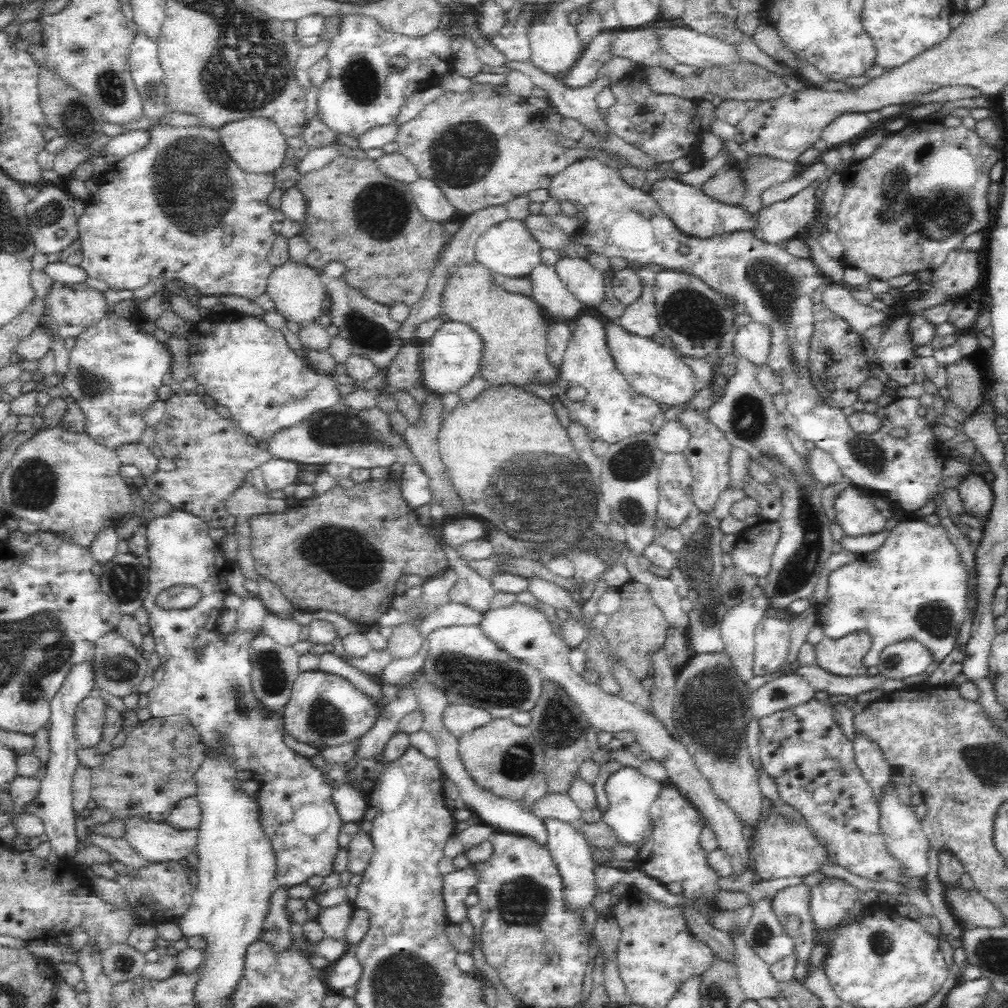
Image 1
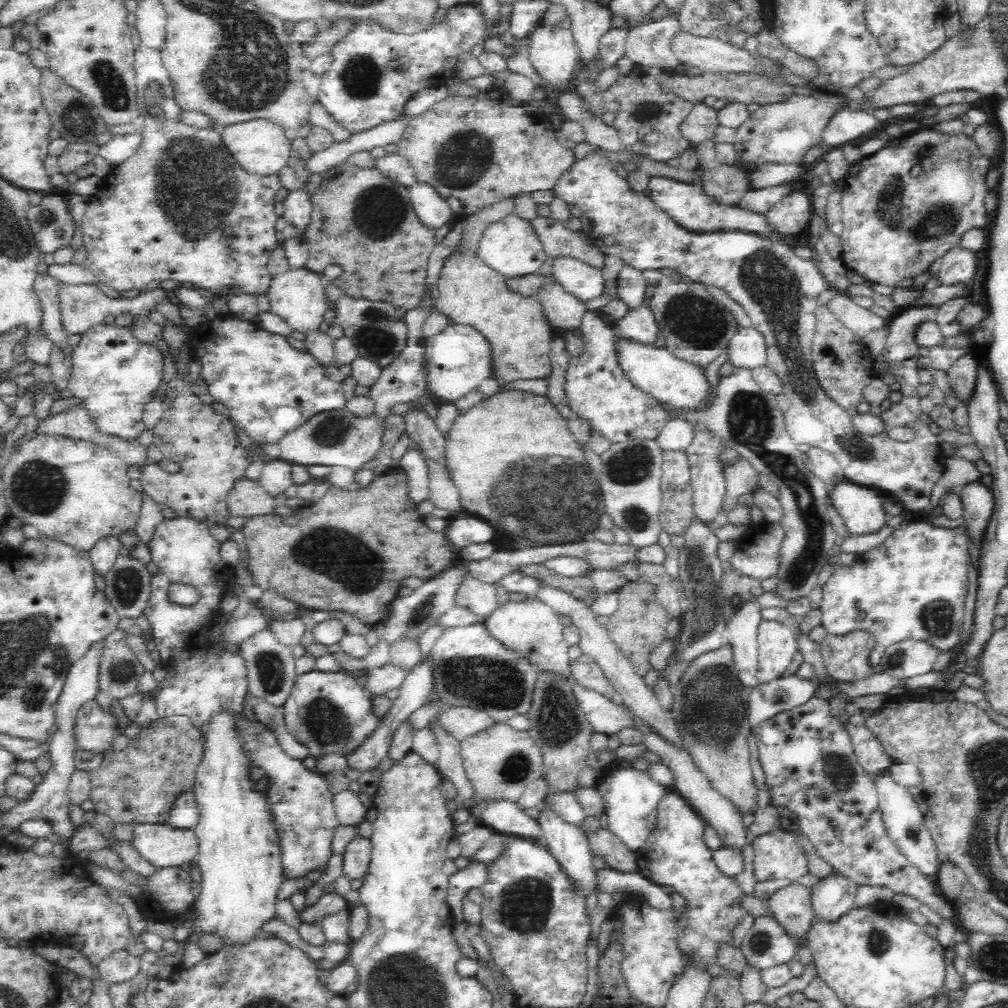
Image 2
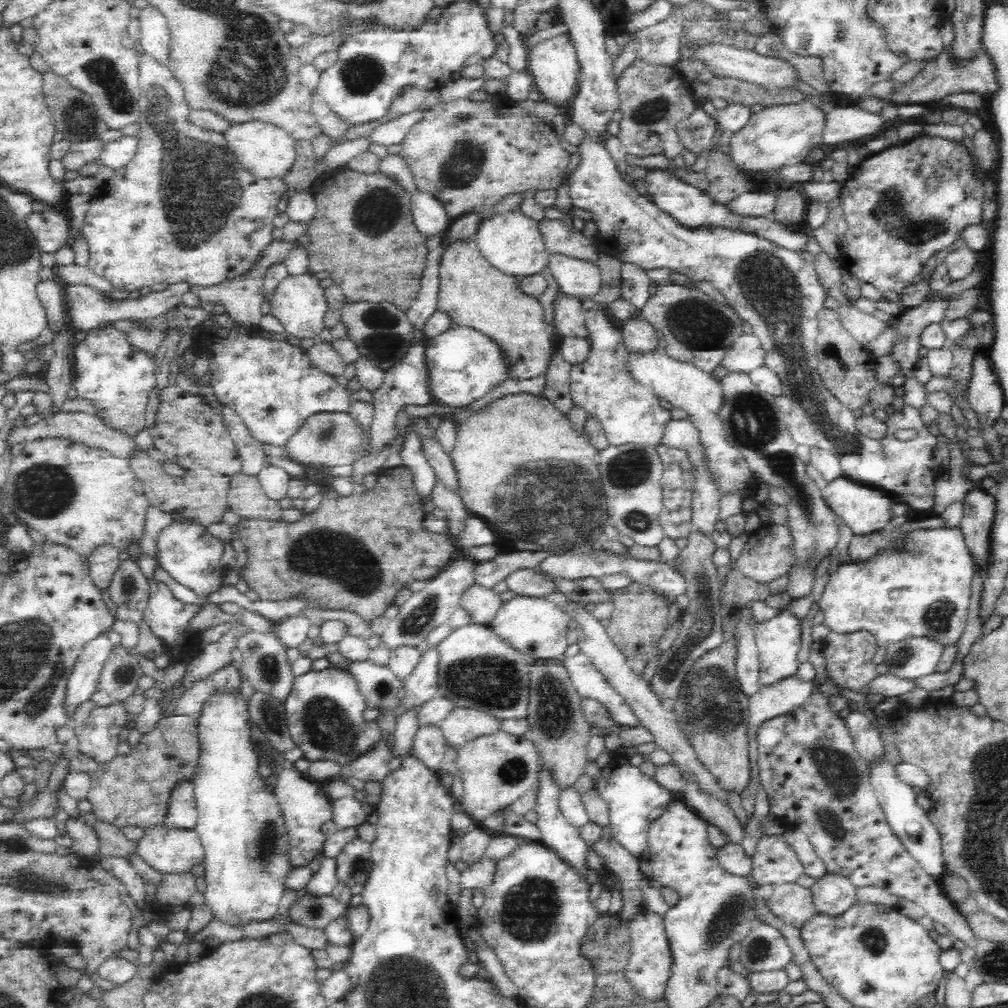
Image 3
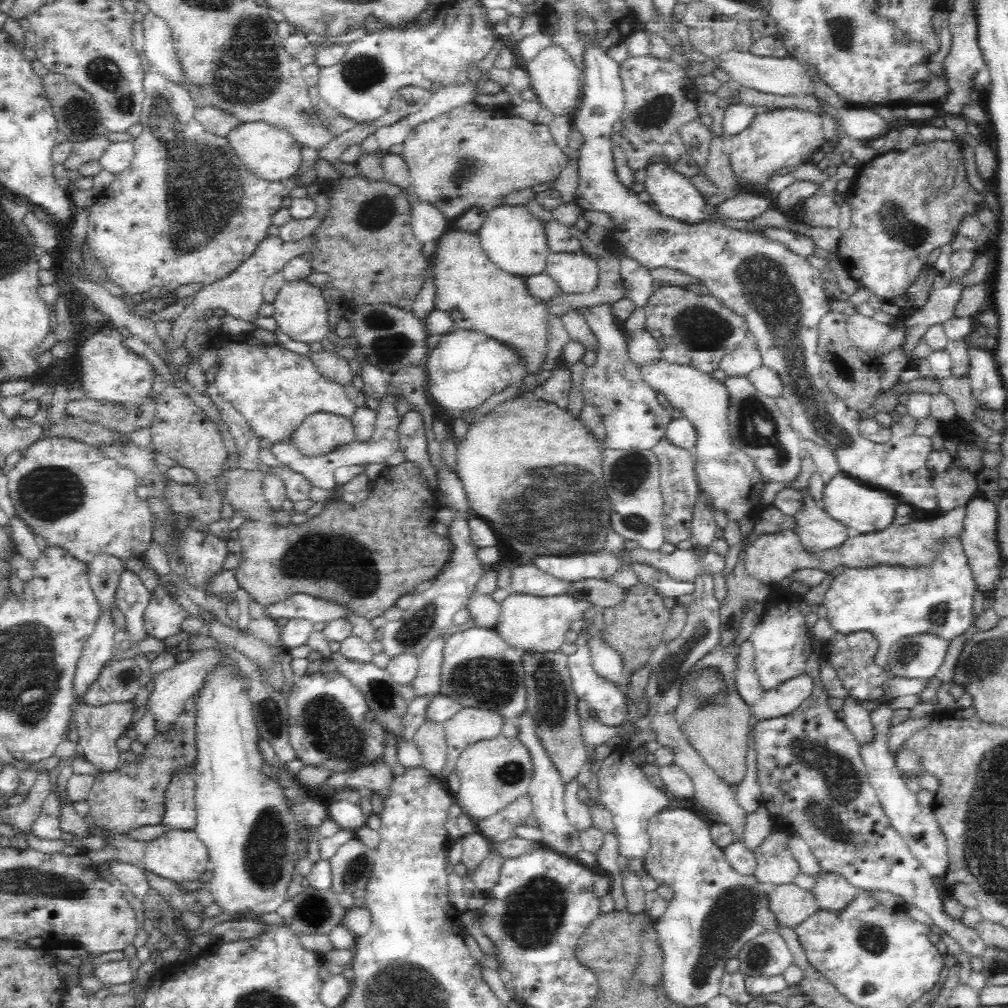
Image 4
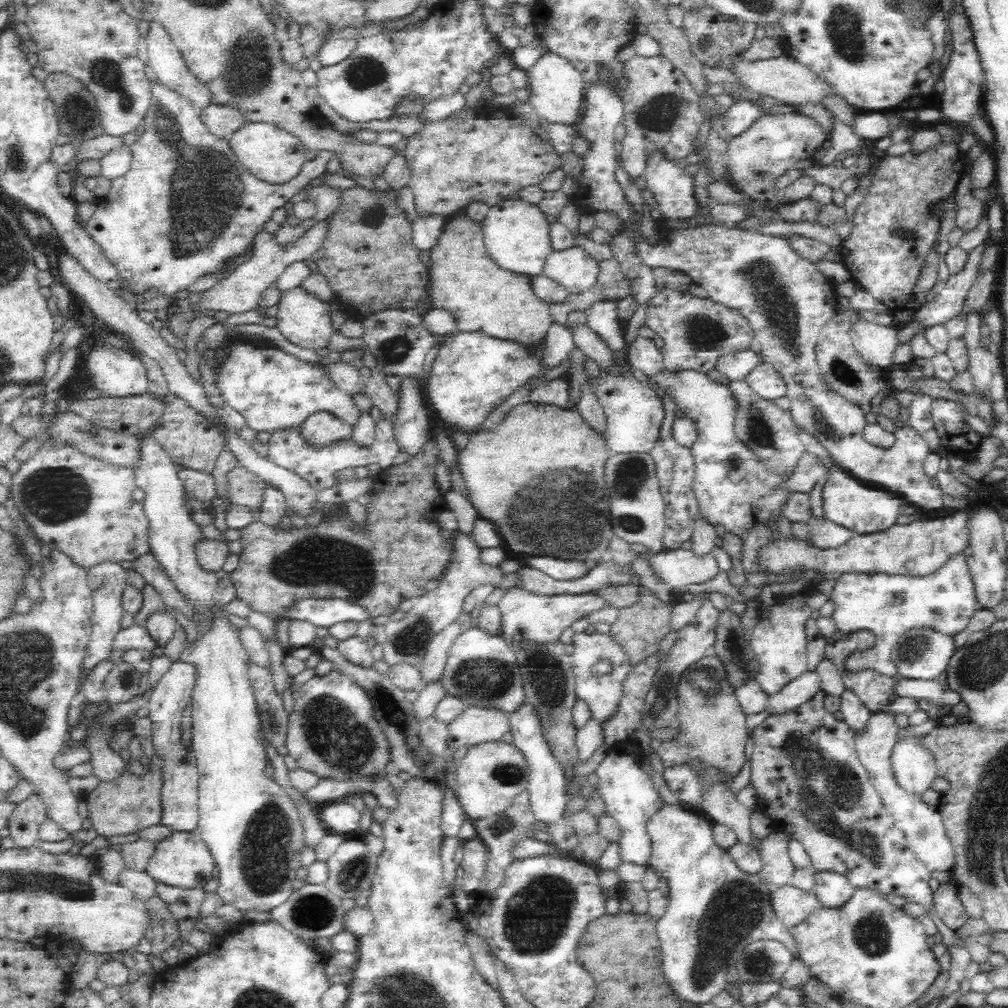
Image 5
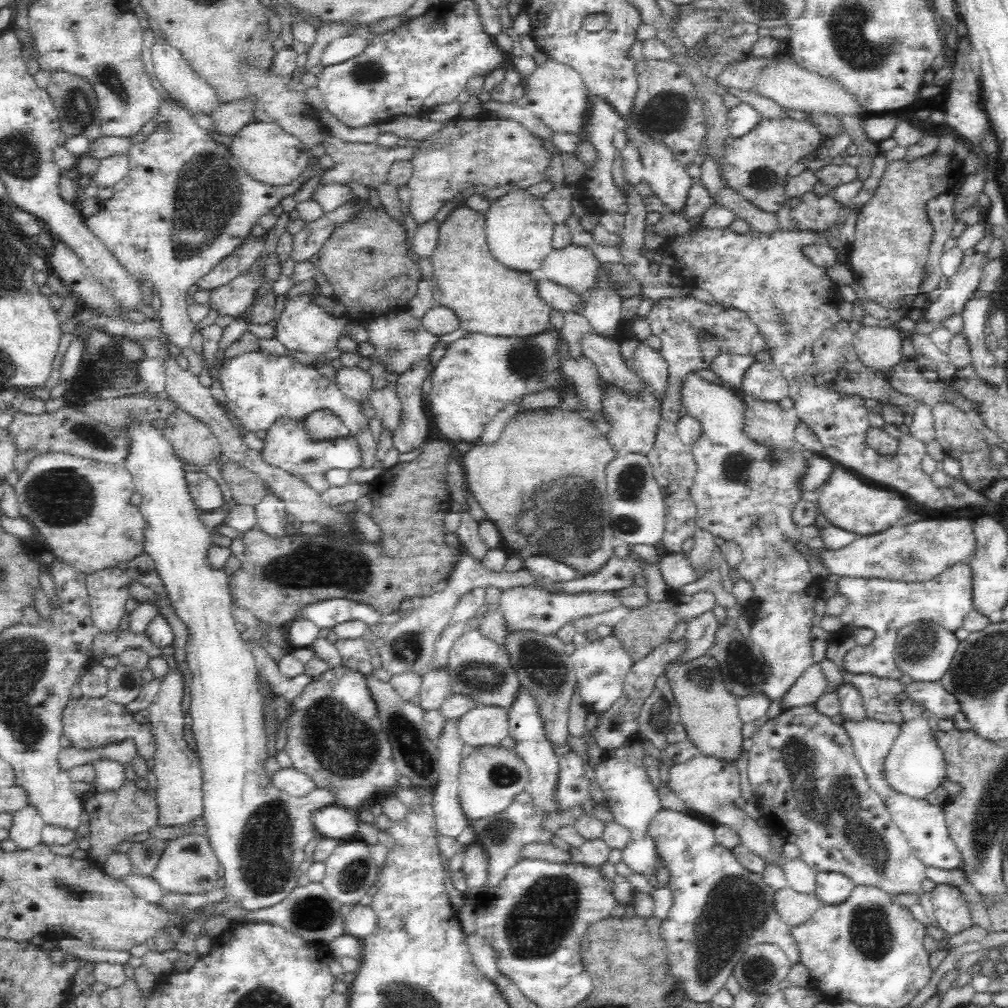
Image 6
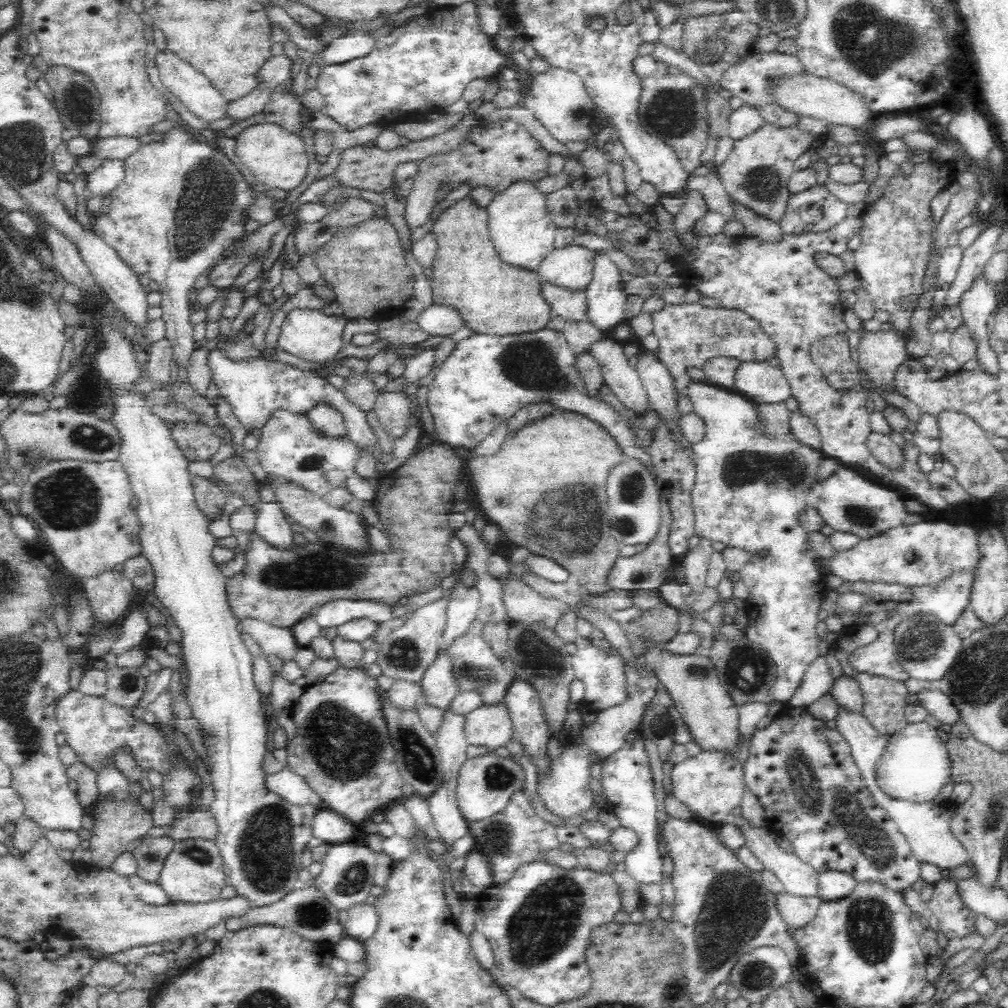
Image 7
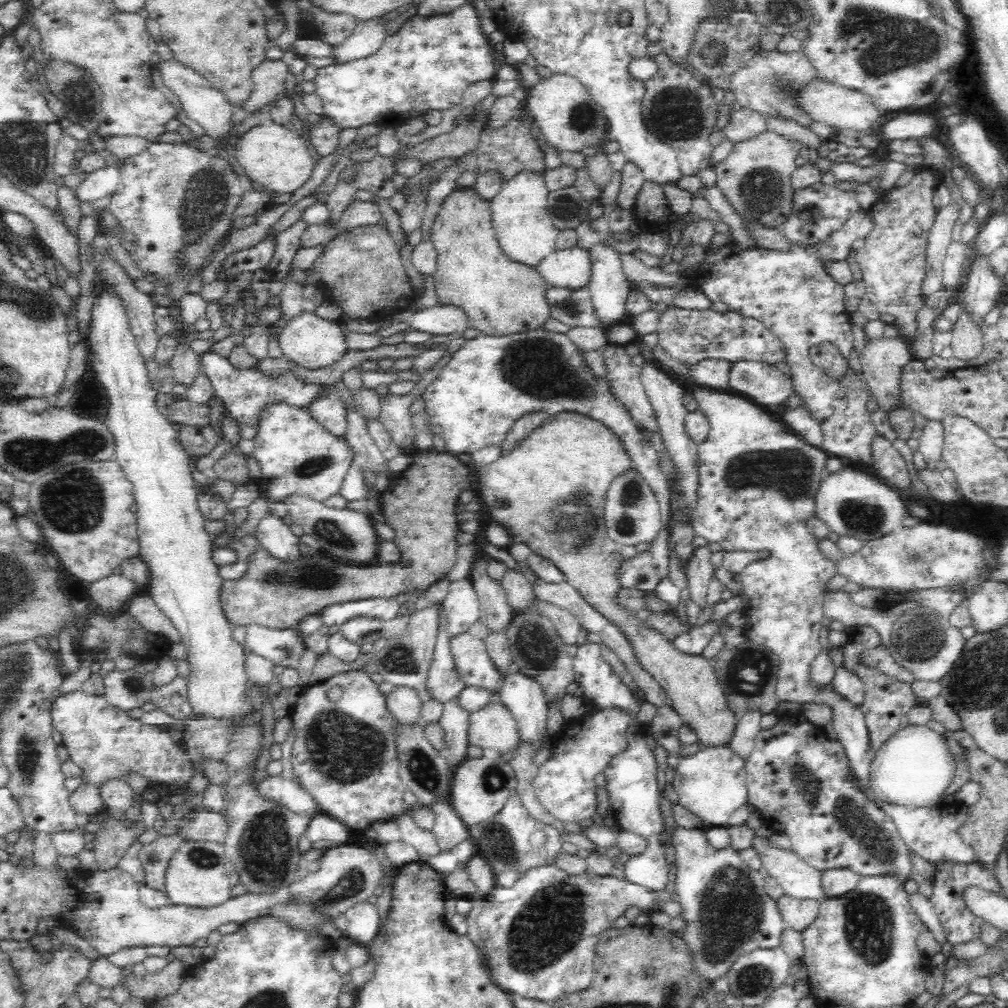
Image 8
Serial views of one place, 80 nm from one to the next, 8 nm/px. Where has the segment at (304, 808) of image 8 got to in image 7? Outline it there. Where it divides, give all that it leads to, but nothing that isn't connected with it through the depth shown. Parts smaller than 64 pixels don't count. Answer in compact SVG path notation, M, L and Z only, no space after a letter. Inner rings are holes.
M288 765L274 774L268 774L266 787L288 799L290 803L319 803L320 800L308 781Z

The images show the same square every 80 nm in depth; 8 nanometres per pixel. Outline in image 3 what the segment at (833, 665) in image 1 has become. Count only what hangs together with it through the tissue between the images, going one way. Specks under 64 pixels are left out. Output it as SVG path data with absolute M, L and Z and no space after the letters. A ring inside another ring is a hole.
M866 630L840 634L830 631L822 640L822 652L826 658L826 670L831 682L838 687L849 688L858 692L867 682L875 679L879 673L877 665L872 662L873 654L877 650L876 637Z

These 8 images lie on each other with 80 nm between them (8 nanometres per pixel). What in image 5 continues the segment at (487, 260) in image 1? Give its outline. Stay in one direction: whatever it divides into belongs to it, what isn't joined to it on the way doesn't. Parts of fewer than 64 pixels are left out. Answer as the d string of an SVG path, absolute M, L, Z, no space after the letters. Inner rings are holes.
M513 195L489 206L481 224L487 253L500 268L530 277L540 275L546 258L554 251L551 248L549 224L537 204L516 200Z

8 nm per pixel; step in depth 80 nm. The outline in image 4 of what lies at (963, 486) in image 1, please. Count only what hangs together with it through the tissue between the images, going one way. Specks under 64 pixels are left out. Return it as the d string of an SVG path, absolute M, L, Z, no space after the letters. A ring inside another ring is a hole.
M979 493L972 495L965 504L965 517L963 518L963 529L961 532L962 544L968 563L972 569L975 580L975 588L987 593L994 585L995 580L1001 576L1001 558L999 548L996 542L996 521L997 521L997 503L989 495Z

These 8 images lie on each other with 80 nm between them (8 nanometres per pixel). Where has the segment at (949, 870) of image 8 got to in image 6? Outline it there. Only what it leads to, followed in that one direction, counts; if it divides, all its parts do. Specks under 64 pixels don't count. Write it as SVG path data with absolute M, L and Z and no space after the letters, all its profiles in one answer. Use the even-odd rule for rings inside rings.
M937 885L931 893L933 912L944 932L953 935L973 925L963 893L956 886Z

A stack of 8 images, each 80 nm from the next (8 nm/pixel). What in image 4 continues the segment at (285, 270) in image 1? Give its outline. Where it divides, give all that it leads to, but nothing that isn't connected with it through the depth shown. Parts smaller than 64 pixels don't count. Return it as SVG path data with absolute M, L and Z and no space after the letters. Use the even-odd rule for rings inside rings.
M304 277L293 281L285 281L275 294L275 299L271 302L274 305L274 314L272 316L276 319L280 330L288 335L290 339L312 344L327 338L329 333L328 304L324 301L322 293L320 287L310 284Z

